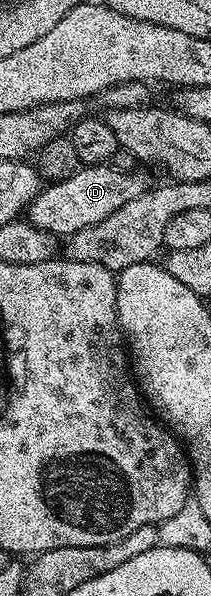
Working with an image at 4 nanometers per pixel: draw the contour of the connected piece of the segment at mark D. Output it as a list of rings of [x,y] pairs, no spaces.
[[[109,163],[82,166],[68,178],[47,183],[30,201],[28,220],[40,230],[51,232],[55,238],[68,238],[76,234],[76,230],[84,230],[84,226],[104,222],[104,218],[120,210],[124,202],[140,198],[147,187],[148,181],[142,170],[117,172]]]

